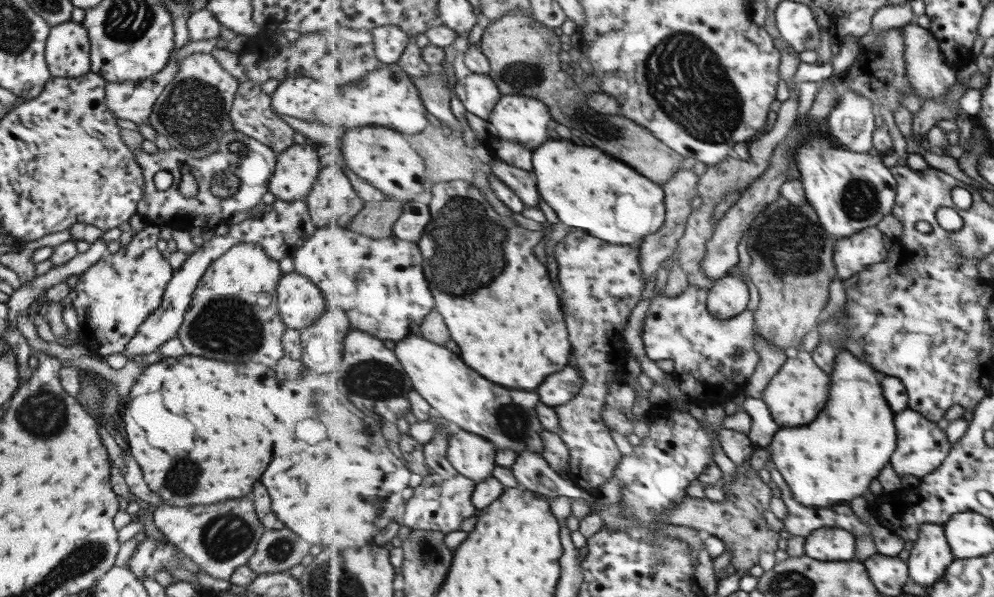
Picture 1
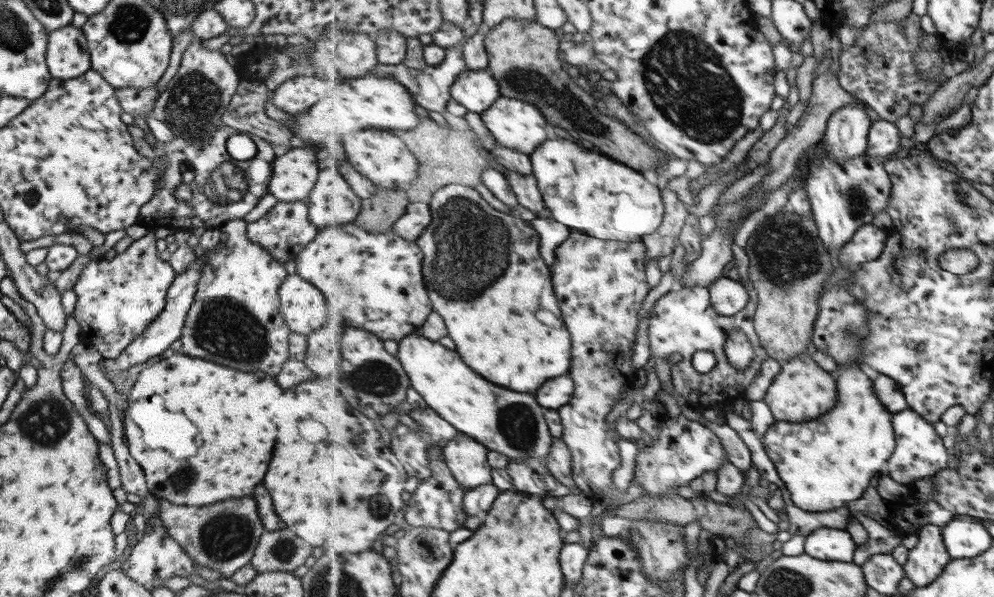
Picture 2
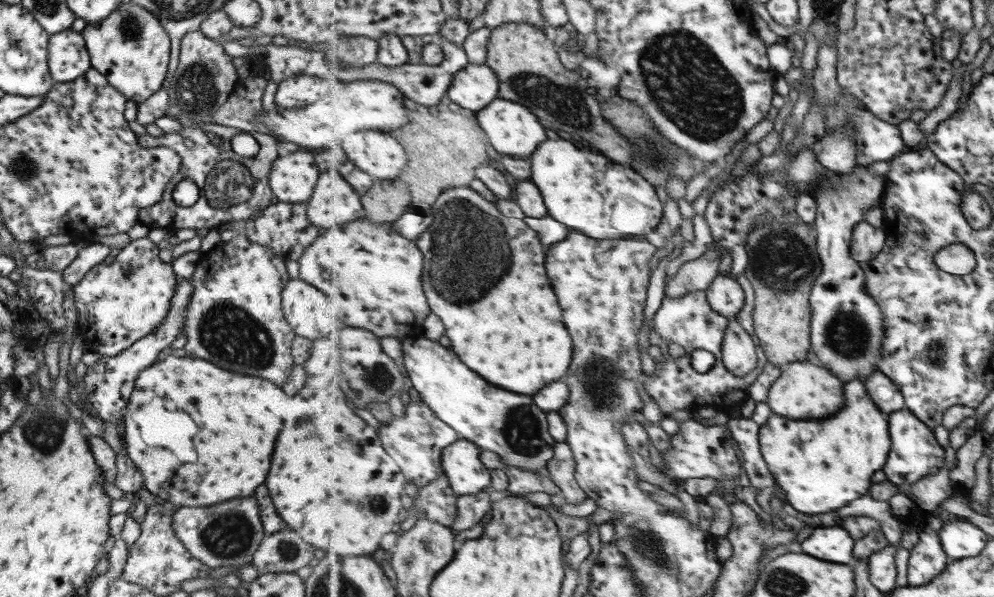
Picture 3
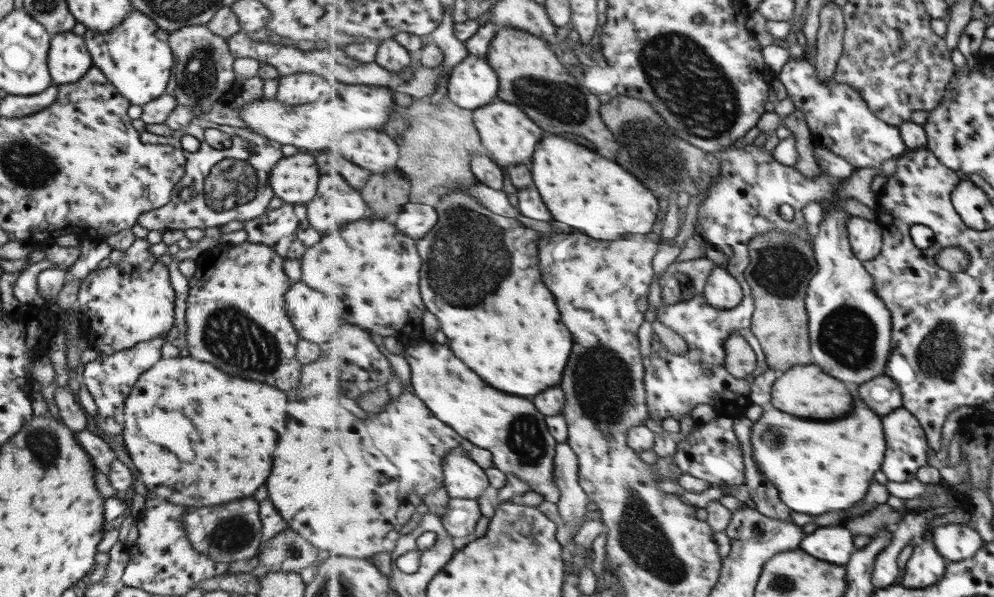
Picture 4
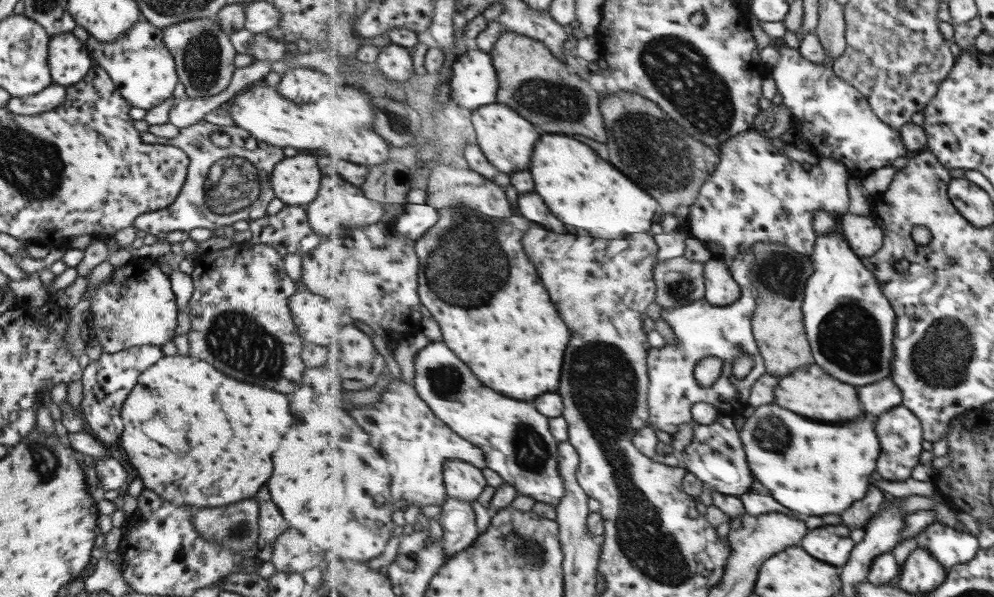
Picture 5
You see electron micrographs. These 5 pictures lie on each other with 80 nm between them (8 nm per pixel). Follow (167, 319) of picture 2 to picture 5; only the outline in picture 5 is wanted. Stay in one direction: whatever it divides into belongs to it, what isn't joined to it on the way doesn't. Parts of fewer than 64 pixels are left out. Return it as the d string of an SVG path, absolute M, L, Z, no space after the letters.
M155 345L134 346L115 353L101 350L100 355L90 359L88 365L82 369L79 380L82 384L81 417L86 431L105 447L110 447L120 438L123 429L120 417L121 405L137 382L137 377L161 357L160 348Z

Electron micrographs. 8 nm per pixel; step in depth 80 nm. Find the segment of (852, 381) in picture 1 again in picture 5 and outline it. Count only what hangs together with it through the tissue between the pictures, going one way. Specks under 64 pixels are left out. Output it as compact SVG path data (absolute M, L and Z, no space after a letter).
M775 402L759 406L753 416L742 419L739 429L755 478L765 484L773 492L773 498L779 500L783 506L809 516L841 514L857 500L863 500L869 492L871 474L877 470L877 460L883 452L877 426L871 416L861 418L861 422L849 424L821 424L789 412Z

